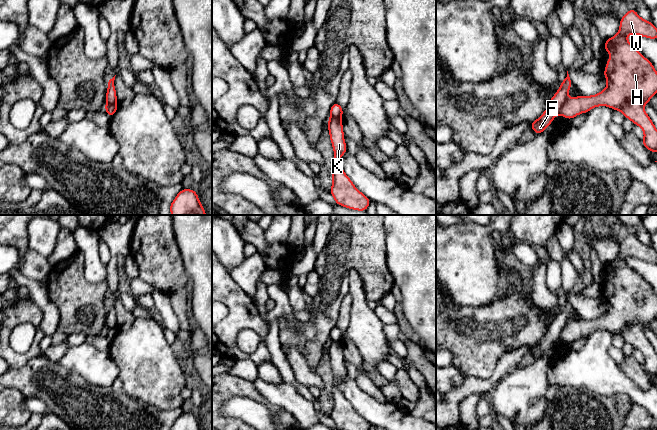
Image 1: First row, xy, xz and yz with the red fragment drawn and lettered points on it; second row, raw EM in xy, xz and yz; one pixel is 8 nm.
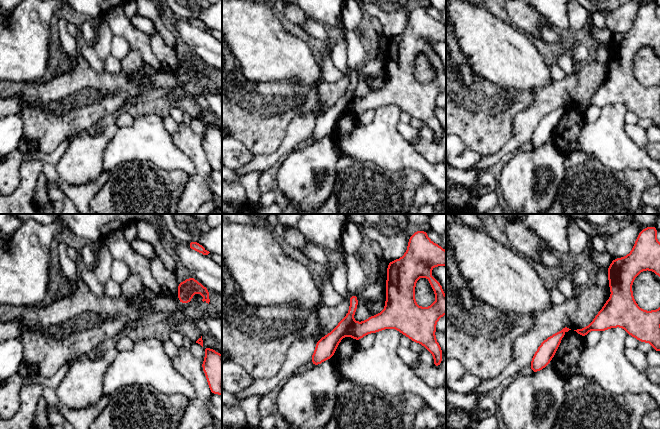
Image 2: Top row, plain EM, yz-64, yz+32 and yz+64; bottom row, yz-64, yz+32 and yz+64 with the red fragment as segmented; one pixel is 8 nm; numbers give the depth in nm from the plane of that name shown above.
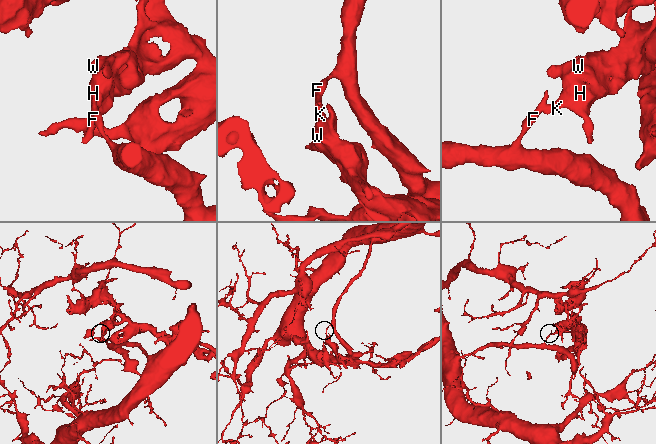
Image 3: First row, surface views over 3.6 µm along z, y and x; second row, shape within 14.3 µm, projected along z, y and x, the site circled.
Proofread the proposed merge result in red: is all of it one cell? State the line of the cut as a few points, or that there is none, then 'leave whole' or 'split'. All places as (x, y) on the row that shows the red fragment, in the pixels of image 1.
yz (567, 97), (559, 112) | split

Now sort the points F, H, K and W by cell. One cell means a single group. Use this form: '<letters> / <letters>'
F / H K W

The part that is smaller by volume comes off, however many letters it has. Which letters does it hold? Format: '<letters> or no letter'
H, K, W

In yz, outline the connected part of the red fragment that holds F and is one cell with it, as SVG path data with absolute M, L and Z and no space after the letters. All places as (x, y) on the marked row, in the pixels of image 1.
M567 71L567 77L562 80L562 84L555 95L550 99L550 103L544 113L530 127L538 134L543 133L552 123L552 120L560 113L562 106L567 100L568 91L572 86L572 81Z

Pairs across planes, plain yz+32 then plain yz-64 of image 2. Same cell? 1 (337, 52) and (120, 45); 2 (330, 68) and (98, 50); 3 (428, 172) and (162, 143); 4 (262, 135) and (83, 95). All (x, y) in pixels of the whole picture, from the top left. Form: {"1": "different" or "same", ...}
{"1": "same", "2": "same", "3": "same", "4": "same"}

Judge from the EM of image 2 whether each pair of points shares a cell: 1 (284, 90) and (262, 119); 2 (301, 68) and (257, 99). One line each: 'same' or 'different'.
1: same
2: different

